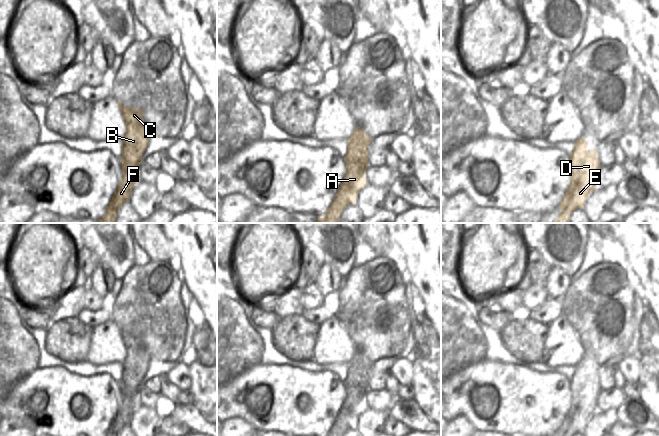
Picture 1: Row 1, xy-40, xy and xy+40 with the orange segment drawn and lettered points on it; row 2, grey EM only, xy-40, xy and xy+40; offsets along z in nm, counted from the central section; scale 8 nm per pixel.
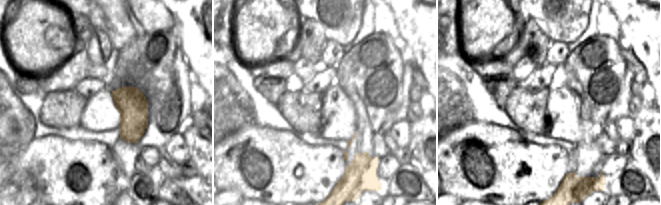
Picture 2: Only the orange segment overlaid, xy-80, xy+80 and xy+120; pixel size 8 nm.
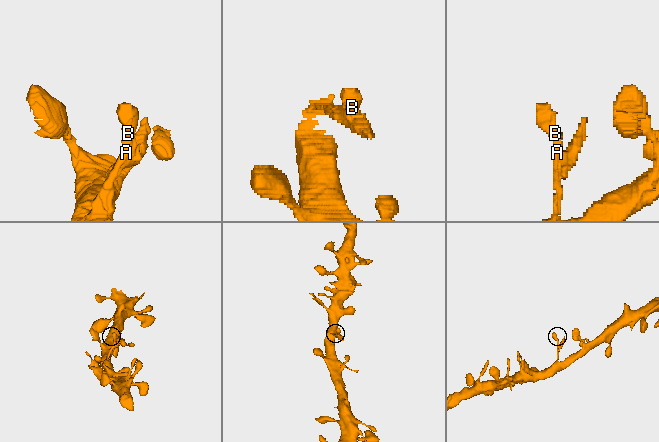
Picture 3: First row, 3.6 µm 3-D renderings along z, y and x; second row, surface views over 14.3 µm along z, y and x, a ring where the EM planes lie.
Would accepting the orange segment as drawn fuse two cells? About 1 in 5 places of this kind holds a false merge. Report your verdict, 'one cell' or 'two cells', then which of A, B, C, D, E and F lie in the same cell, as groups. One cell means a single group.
one cell; A B C D E F

